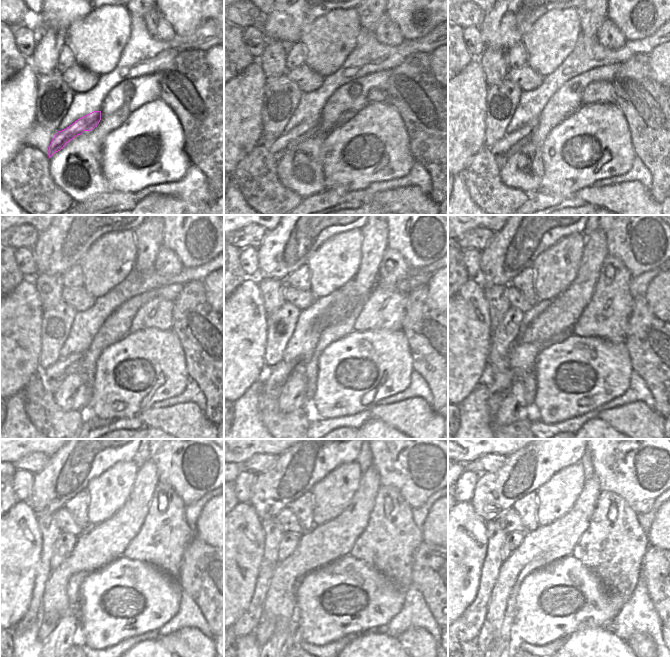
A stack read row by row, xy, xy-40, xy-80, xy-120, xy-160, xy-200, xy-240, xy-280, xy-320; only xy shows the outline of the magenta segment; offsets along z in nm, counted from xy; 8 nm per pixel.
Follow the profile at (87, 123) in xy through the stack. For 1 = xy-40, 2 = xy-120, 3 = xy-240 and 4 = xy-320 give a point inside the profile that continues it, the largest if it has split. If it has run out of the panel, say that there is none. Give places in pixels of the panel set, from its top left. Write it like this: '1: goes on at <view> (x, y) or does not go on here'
1: goes on at xy-40 (277, 148)
2: goes on at xy-120 (52, 377)
3: goes on at xy-240 (47, 621)
4: goes on at xy-320 (484, 639)

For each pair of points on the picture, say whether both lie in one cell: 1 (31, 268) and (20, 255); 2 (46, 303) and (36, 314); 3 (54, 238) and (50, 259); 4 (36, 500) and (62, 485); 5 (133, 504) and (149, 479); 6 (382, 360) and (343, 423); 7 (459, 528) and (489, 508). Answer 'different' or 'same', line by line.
1: same
2: different
3: same
4: same
5: same
6: different
7: different

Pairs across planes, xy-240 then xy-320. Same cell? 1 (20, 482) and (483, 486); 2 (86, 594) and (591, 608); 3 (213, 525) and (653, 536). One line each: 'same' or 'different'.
1: different
2: same
3: same

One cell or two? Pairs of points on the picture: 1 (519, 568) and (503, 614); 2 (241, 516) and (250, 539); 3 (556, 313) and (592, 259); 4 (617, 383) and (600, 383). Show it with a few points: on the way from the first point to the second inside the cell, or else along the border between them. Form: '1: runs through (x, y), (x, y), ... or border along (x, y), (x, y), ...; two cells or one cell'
1: runs through (509, 579), (504, 592), (503, 603); one cell
2: runs through (247, 522), (248, 533); one cell
3: runs through (569, 300), (589, 280), (589, 272); one cell
4: runs through (613, 383), (604, 383); one cell

